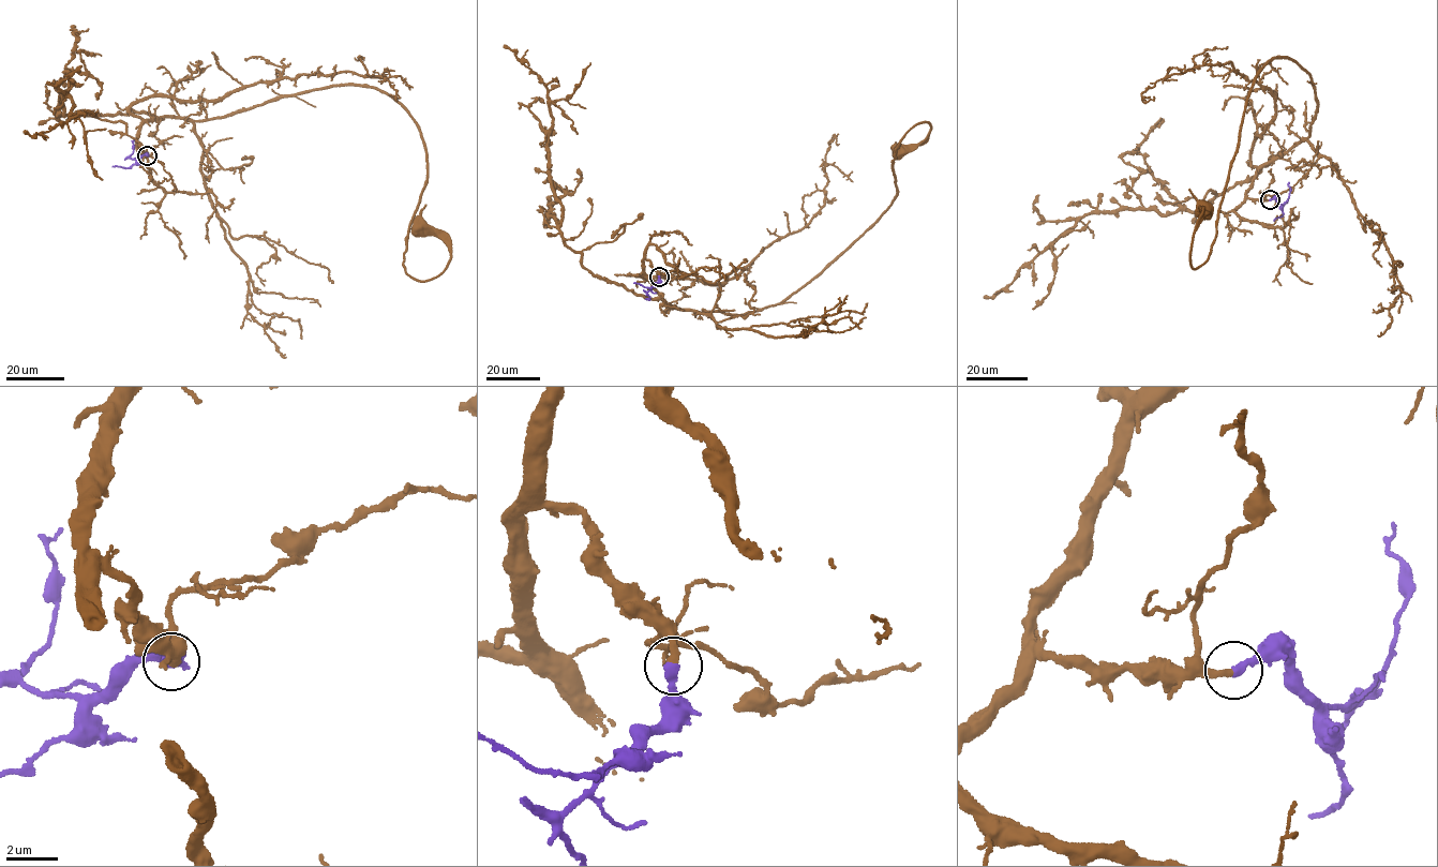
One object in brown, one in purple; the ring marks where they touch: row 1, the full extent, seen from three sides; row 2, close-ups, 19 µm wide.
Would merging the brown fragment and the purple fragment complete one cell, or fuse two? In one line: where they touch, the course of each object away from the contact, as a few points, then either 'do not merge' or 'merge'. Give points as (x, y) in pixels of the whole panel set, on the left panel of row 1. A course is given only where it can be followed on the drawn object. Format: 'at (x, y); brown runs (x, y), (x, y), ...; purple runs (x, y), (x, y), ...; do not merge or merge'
at (147, 155); brown runs (147, 155), (136, 136), (159, 118), (375, 88), (425, 147), (403, 266), (421, 282), (450, 256), (420, 226); purple runs (147, 155), (130, 158), (134, 139); merge

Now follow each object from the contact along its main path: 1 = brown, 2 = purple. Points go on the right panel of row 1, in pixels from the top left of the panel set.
1: (1270, 199), (1246, 191), (1309, 135), (1318, 106), (1287, 56), (1256, 77), (1216, 238), (1195, 269), (1203, 209)
2: (1270, 199), (1276, 197), (1279, 203), (1284, 203), (1289, 194), (1289, 182)

